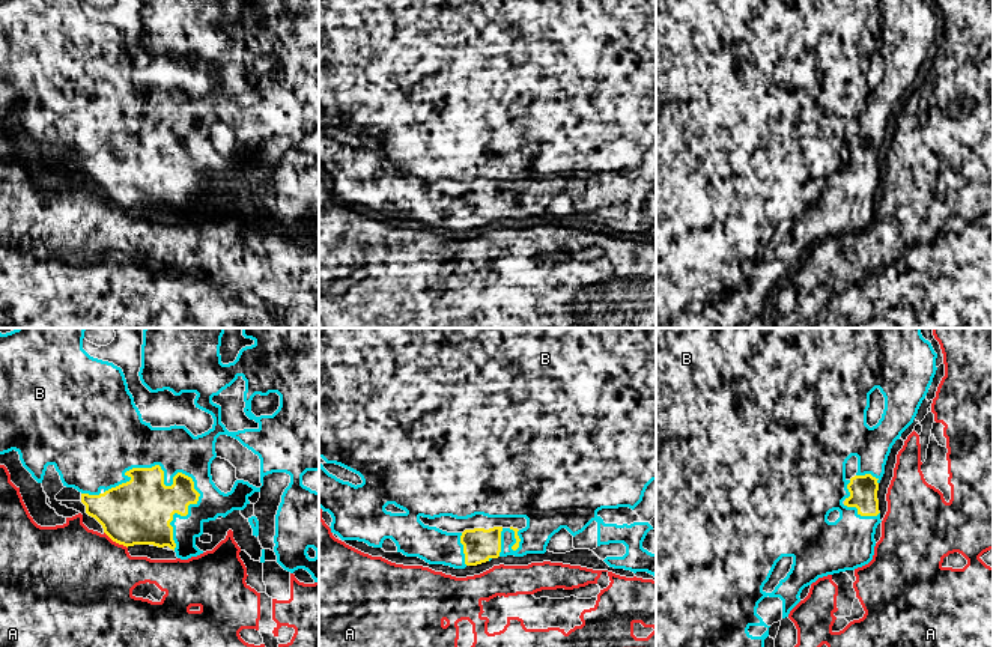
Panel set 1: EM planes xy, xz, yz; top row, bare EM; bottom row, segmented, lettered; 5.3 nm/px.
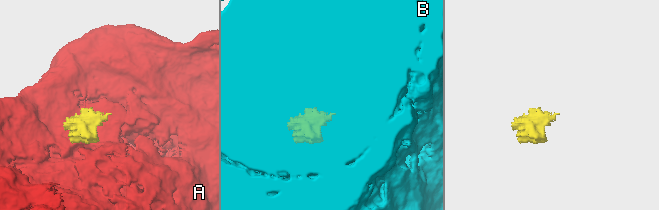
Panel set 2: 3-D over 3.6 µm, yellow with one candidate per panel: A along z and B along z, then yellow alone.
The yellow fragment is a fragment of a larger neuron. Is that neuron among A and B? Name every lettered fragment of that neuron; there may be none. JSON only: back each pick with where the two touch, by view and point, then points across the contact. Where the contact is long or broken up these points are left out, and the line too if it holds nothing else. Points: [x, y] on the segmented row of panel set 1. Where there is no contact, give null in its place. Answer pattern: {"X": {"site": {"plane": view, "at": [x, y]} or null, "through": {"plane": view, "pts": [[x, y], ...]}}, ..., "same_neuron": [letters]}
{"B": {"site": {"plane": "xy", "at": [160, 467]}}, "same_neuron": ["B"]}

